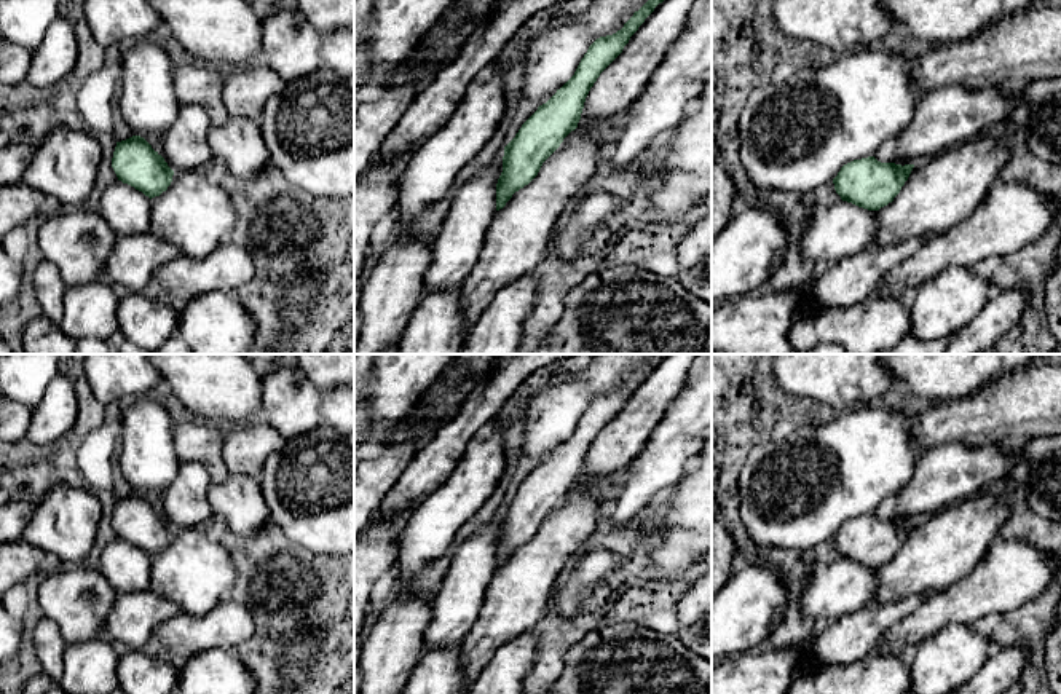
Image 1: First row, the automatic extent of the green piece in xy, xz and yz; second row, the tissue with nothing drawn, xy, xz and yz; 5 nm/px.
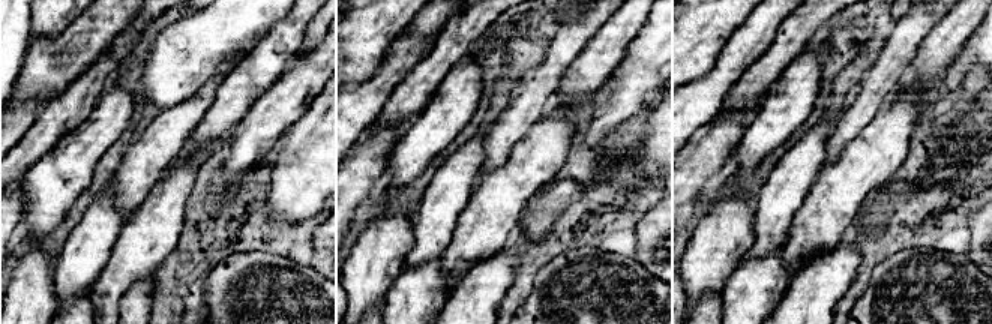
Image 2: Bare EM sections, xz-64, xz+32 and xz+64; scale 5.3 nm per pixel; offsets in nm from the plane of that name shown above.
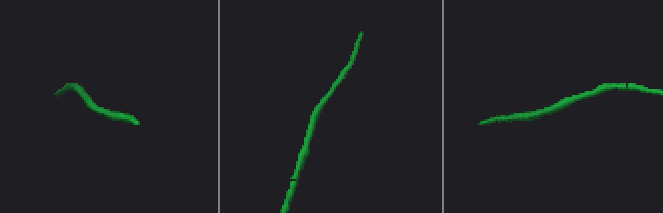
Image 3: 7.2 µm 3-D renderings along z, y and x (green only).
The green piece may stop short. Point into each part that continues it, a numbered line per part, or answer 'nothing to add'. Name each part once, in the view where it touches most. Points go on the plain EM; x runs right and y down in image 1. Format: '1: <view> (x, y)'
1: xz (516, 599)

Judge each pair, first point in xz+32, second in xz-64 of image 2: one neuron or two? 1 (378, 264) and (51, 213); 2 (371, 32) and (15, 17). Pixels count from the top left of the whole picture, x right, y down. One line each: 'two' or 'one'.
1: two
2: two

